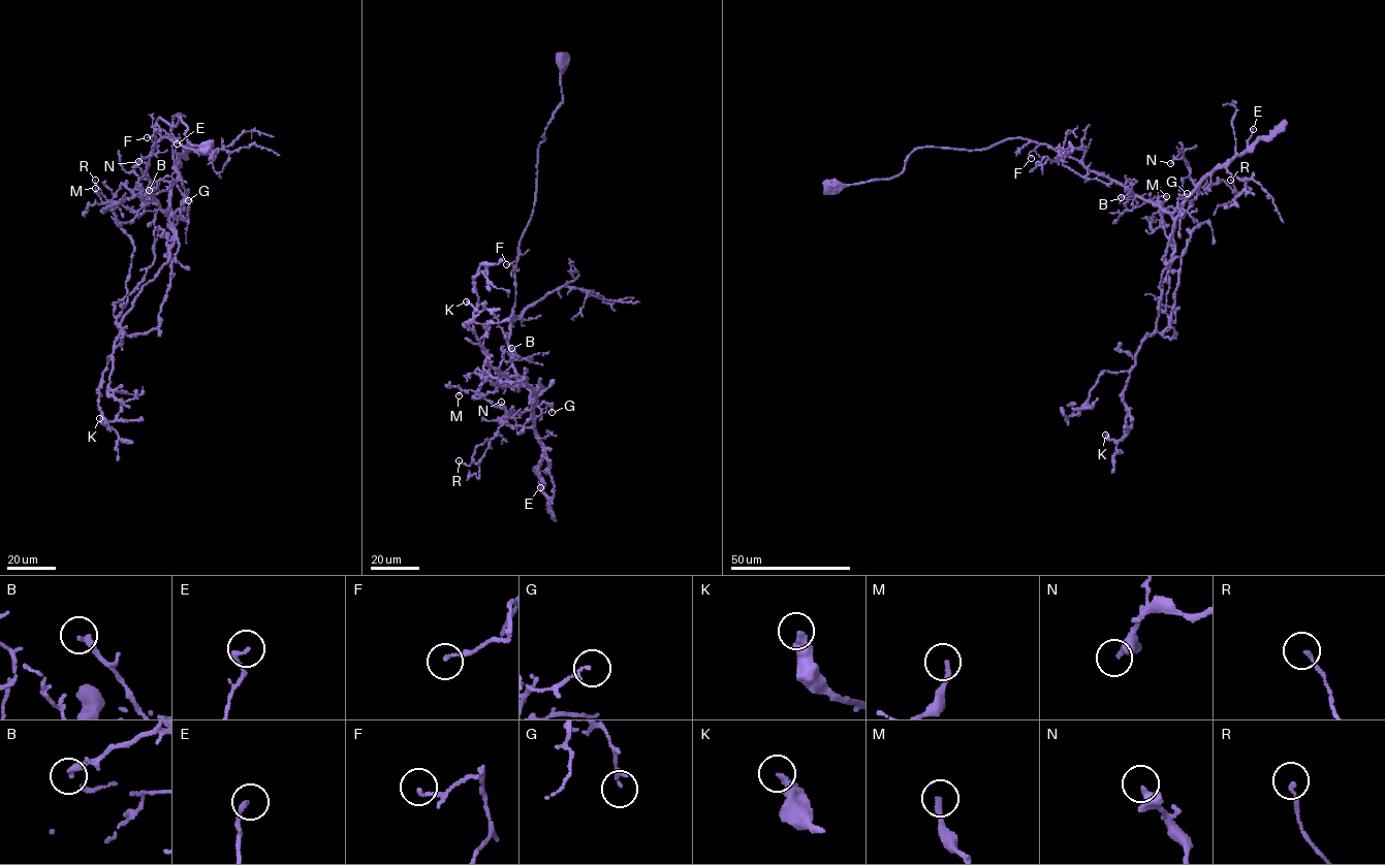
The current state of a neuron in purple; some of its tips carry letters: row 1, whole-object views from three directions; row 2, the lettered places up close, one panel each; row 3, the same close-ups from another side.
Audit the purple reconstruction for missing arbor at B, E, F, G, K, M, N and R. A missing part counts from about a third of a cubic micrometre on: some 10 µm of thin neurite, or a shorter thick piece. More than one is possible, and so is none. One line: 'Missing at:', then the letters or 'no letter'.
Missing at: no letter

